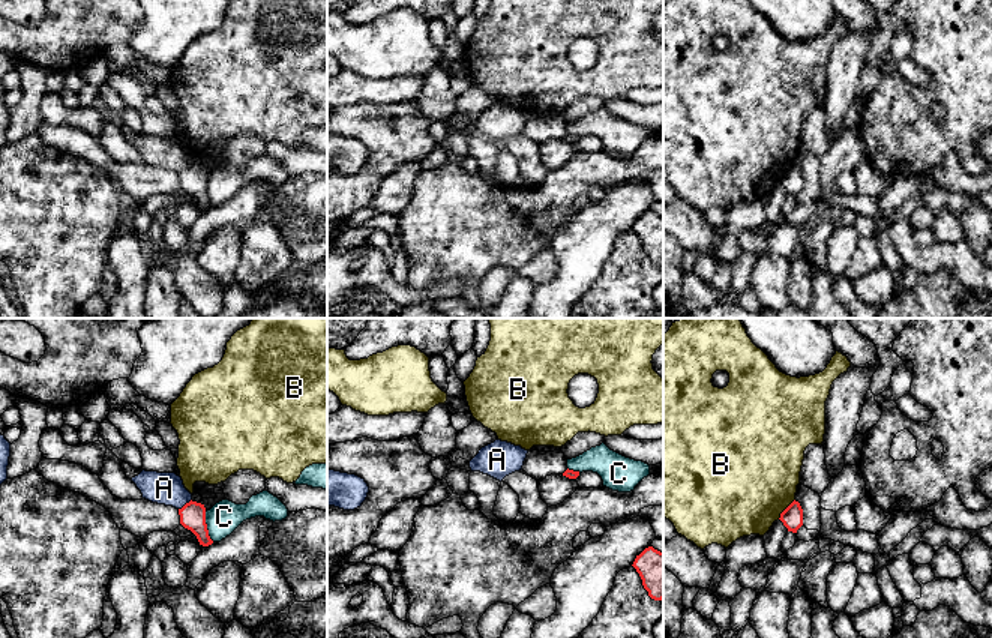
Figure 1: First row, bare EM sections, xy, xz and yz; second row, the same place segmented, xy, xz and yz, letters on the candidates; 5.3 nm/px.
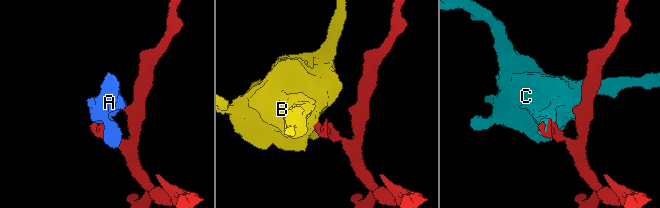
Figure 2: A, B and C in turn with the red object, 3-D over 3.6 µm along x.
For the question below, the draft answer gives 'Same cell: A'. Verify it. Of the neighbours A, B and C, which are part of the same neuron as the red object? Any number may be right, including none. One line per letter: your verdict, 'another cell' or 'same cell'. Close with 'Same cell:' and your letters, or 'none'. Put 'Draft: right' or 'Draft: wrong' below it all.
A: another cell
B: another cell
C: another cell
Same cell: none
Draft: wrong

